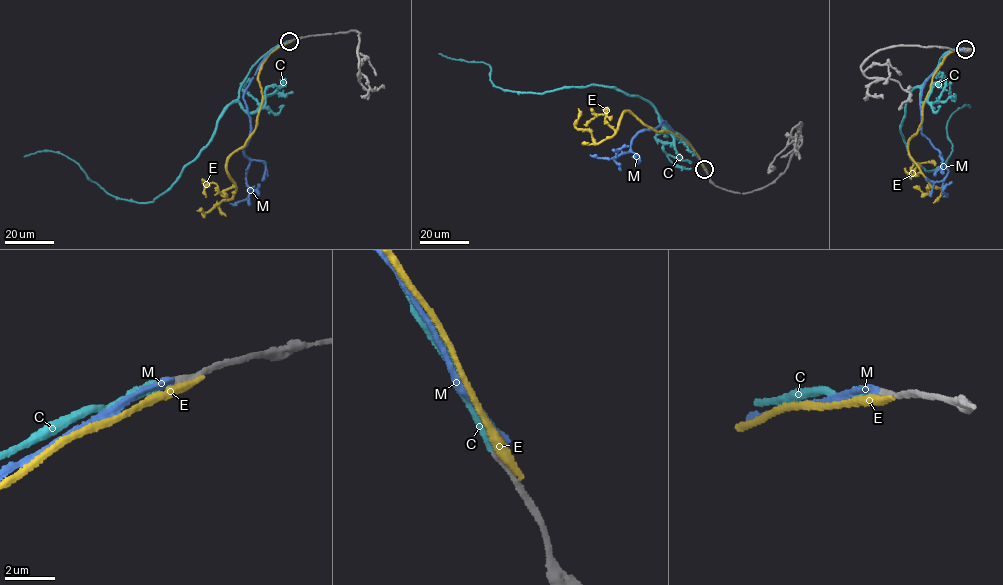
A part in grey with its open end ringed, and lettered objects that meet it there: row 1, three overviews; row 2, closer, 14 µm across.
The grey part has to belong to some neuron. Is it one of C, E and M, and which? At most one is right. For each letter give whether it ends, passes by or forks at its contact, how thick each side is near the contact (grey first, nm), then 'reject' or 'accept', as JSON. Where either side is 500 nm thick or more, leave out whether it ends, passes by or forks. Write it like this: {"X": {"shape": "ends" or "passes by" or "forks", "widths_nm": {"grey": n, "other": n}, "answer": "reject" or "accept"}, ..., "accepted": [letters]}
{"C": {"shape": "ends", "widths_nm": {"grey": 360, "other": 400}, "answer": "accept"}, "E": {"shape": "ends", "widths_nm": {"grey": 380, "other": 460}, "answer": "reject"}, "M": {"shape": "ends", "widths_nm": {"grey": 360, "other": 360}, "answer": "reject"}, "accepted": ["C"]}

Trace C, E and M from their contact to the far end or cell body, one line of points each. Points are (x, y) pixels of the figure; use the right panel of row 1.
C: (965, 48), (946, 52), (909, 94), (900, 128), (912, 160), (926, 171), (945, 163), (948, 121), (970, 107)
E: (965, 49), (949, 52), (933, 75), (921, 124), (909, 142), (908, 154), (935, 187), (929, 193), (913, 186)
M: (965, 48), (946, 54), (921, 97), (921, 129), (948, 170), (942, 190), (947, 194)

